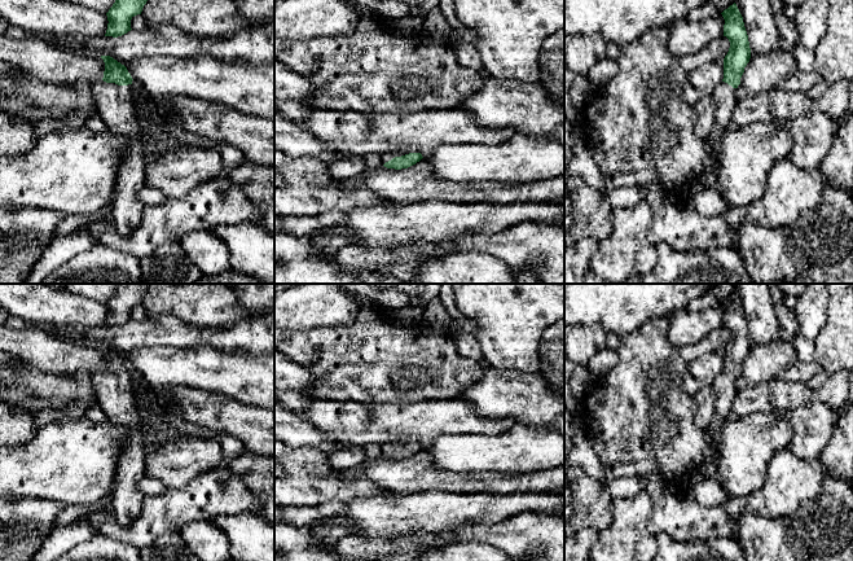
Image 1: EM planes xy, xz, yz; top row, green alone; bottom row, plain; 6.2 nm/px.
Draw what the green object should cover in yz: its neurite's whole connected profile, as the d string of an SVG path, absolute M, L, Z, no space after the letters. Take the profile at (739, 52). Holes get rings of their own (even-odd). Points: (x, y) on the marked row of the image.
M734 3L721 14L725 19L724 36L729 39L730 48L724 58L724 79L712 93L716 105L716 120L709 139L717 165L721 152L721 139L733 119L733 111L738 104L737 88L740 84L744 67L751 58L748 35L737 4Z

